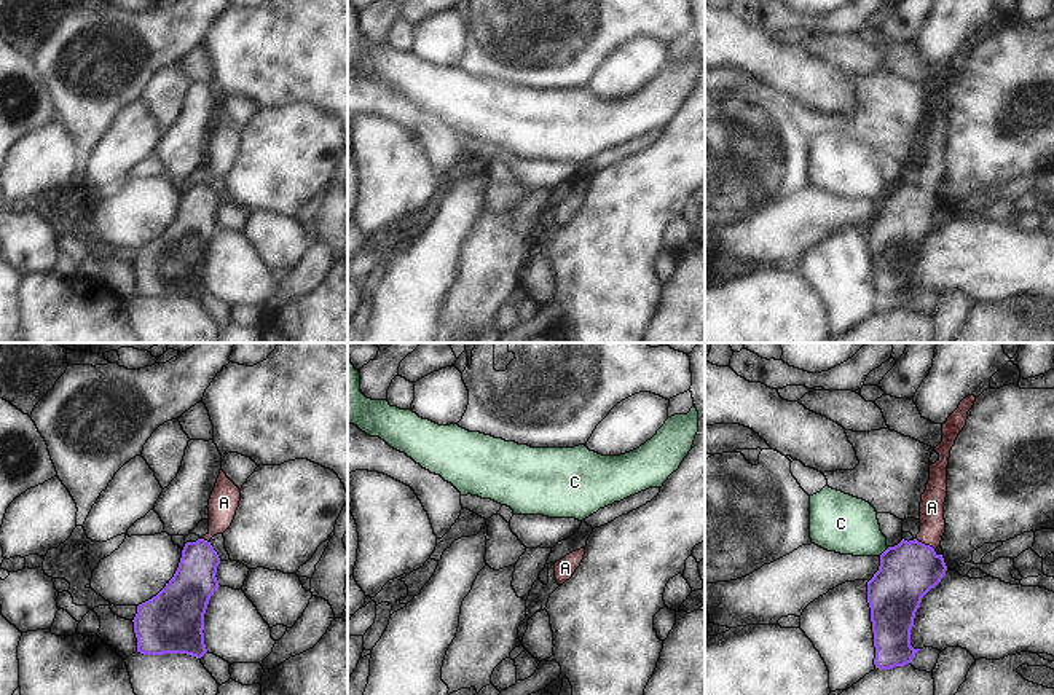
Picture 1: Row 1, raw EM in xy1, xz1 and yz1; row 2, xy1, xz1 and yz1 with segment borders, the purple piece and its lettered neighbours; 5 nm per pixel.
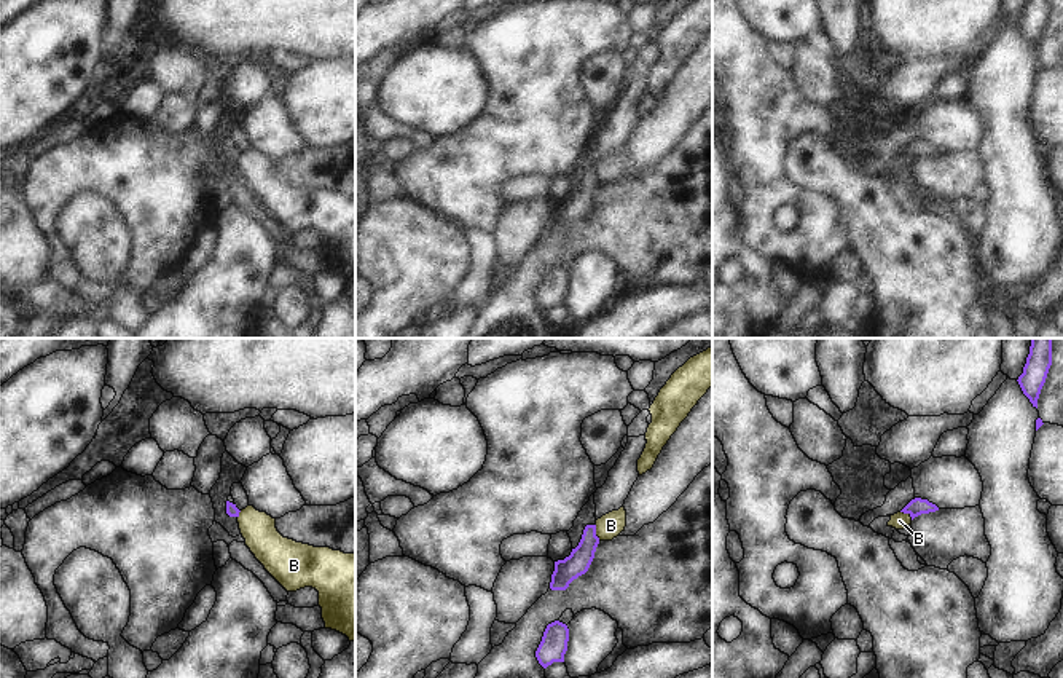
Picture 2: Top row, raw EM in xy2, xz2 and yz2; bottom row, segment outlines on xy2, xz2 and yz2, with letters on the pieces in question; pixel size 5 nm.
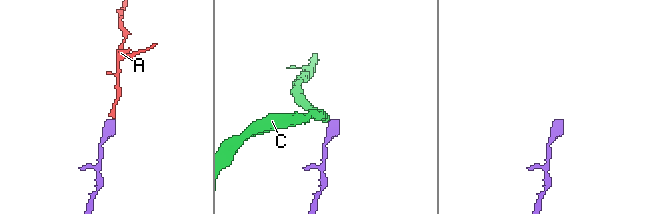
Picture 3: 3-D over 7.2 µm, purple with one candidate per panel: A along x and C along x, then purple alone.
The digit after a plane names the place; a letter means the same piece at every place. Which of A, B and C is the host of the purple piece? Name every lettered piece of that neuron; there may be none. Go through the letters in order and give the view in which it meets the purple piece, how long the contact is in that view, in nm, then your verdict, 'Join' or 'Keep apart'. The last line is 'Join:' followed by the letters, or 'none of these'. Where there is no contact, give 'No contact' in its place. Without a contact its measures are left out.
A: Touches purple in yz1. Shared border 130 nm. Join
B: Touches purple in xz2. Shared border 80 nm. Keep apart
C: Touches purple in yz1. Shared border 70 nm. Keep apart
Join: A

